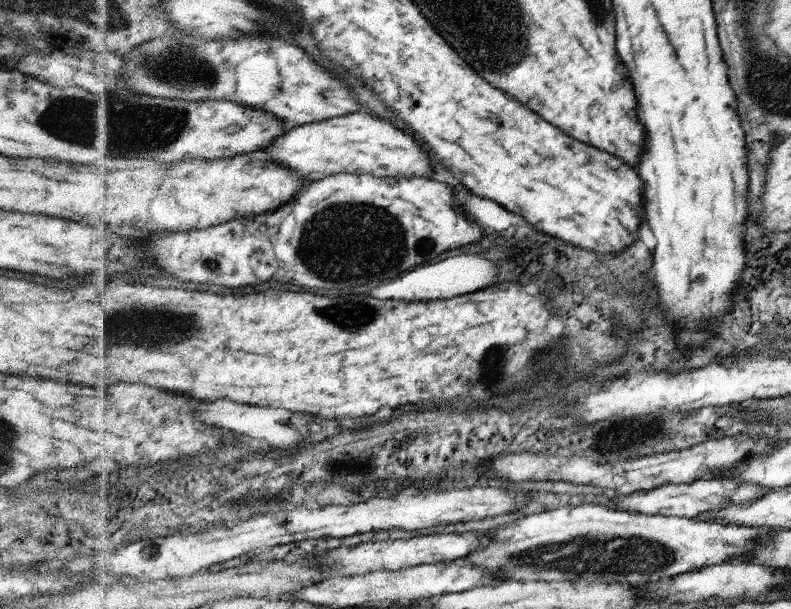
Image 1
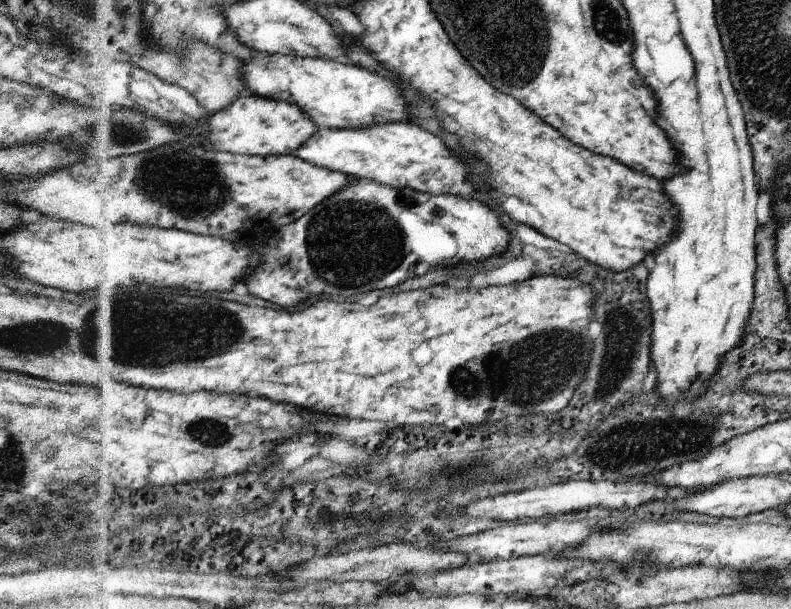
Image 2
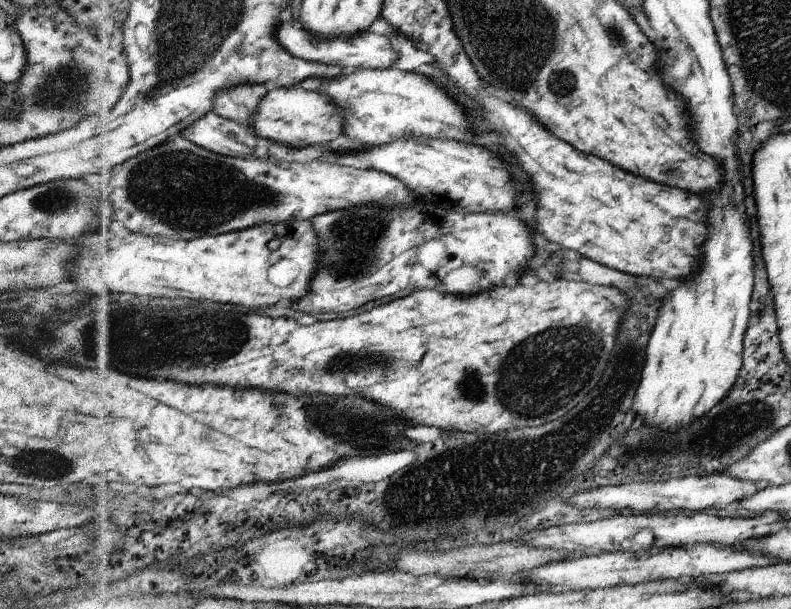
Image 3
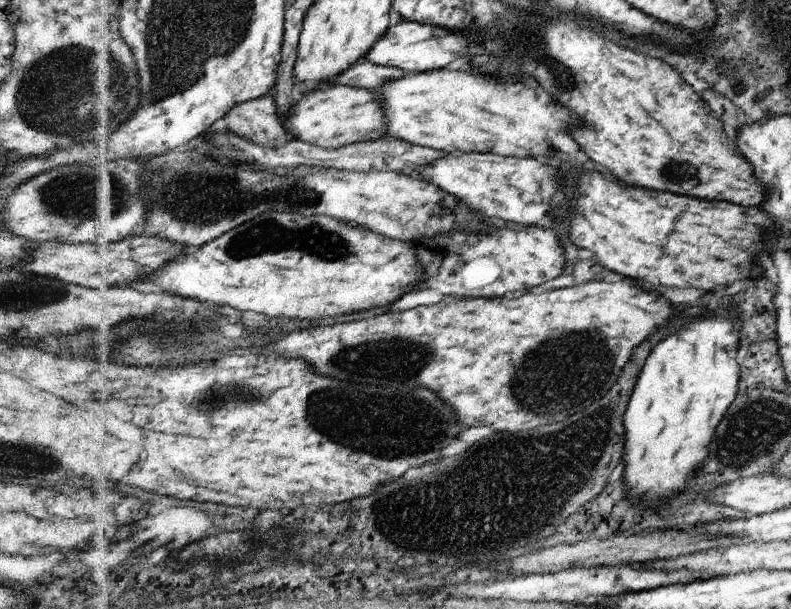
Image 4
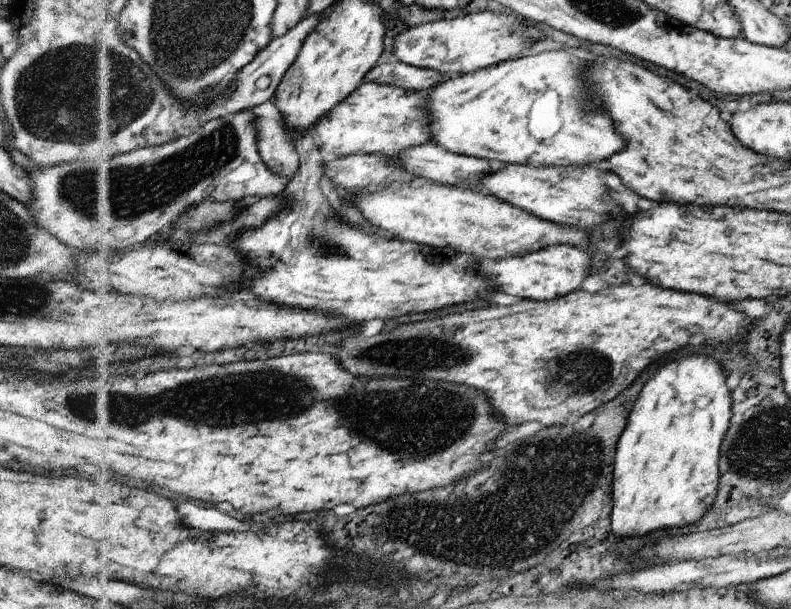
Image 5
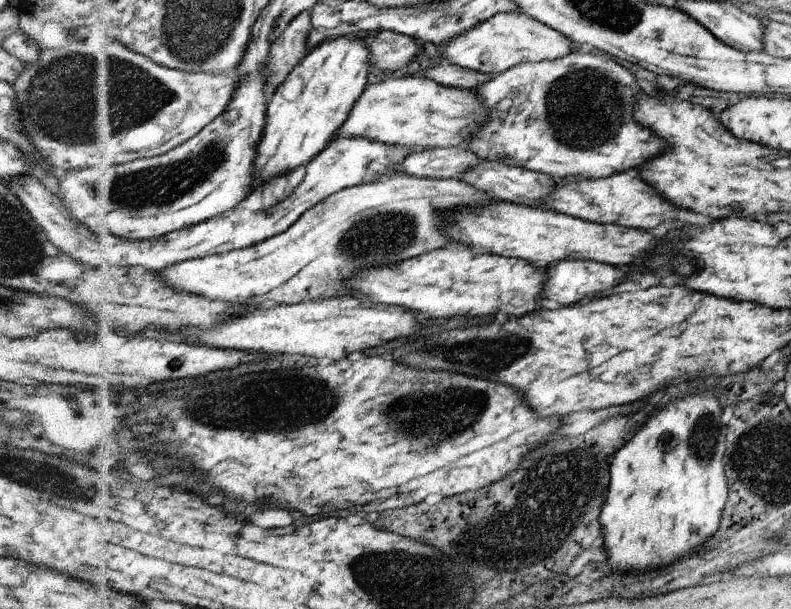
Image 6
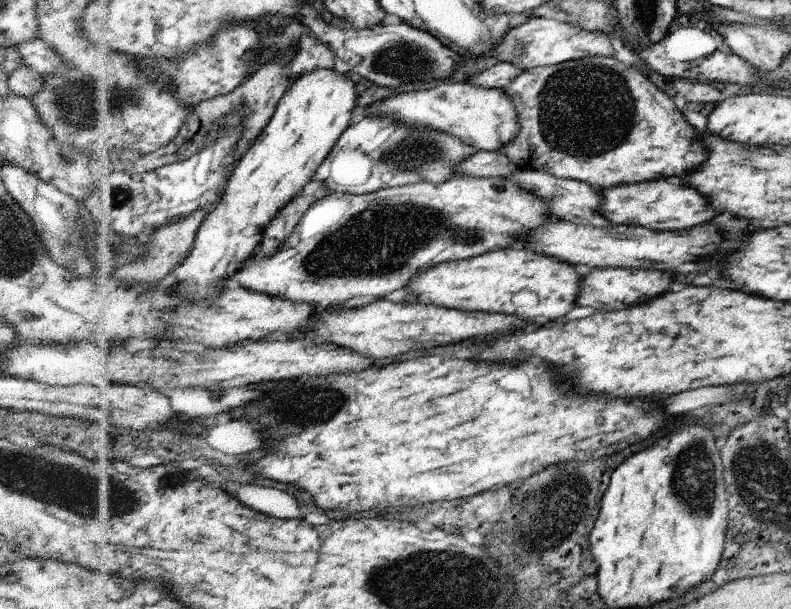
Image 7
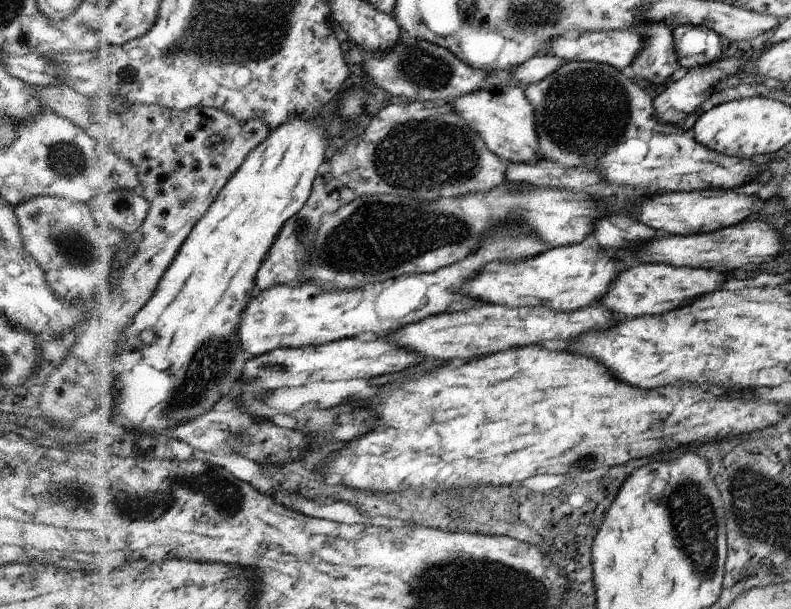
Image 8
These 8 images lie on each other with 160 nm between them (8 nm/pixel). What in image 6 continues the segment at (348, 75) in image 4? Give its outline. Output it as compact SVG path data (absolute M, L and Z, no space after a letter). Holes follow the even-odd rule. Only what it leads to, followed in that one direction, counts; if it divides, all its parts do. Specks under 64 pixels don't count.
M443 62L430 68L423 68L421 72L416 73L416 76L435 81L436 84L441 84L441 86L467 91L471 88L477 88L479 84L483 84L483 82L492 78L489 74L479 74L479 72L473 70Z

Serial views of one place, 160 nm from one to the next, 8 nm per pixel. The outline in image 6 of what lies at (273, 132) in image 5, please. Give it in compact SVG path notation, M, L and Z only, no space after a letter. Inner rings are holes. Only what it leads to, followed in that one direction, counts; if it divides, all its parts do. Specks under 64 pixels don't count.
M307 165L295 168L284 176L273 176L273 180L262 182L258 192L253 193L243 205L245 208L256 209L257 212L265 212L273 208L275 204L287 200L291 192L295 192L299 184L307 177Z

